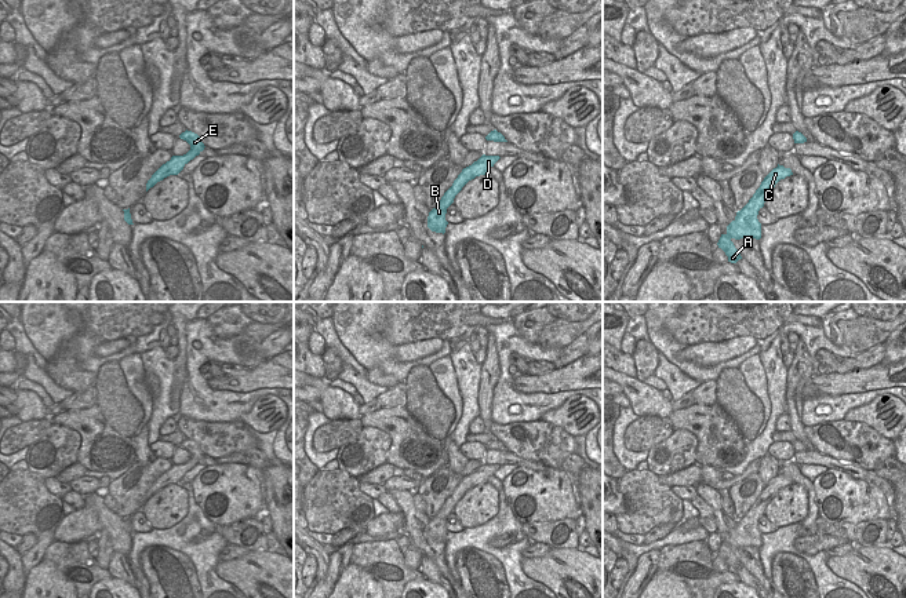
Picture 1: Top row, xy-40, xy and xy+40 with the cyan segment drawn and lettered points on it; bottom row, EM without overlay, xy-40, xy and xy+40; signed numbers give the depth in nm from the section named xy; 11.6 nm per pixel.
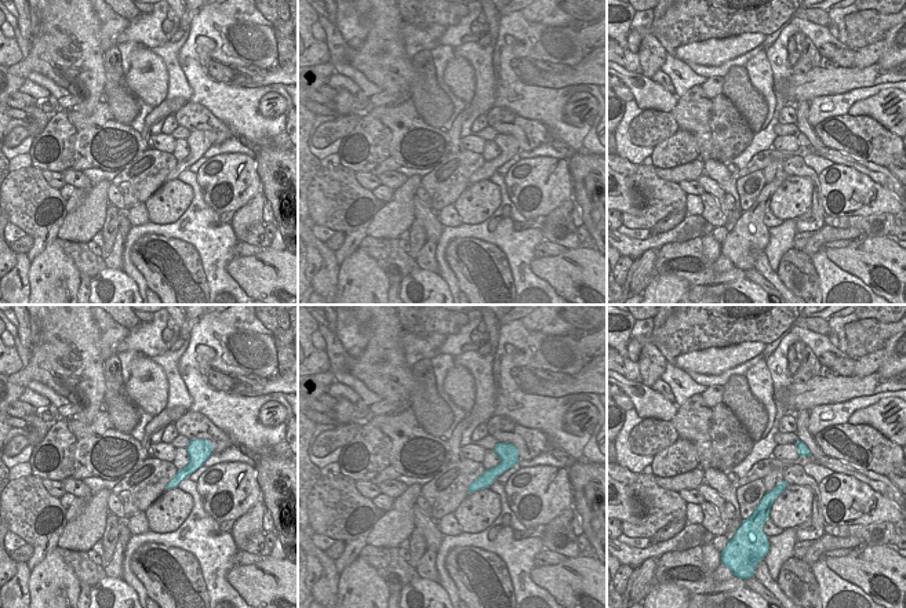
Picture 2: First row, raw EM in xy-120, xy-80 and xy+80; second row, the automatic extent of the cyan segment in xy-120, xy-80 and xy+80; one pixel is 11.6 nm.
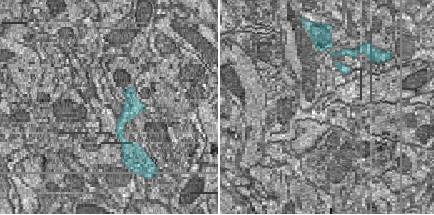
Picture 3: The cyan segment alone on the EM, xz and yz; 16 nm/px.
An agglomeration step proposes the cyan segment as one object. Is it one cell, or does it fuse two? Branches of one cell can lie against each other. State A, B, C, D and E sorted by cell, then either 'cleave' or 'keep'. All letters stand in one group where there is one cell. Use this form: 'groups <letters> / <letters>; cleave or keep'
groups A B C D E; keep

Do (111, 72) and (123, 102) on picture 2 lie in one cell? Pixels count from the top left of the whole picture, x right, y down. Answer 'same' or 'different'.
same

